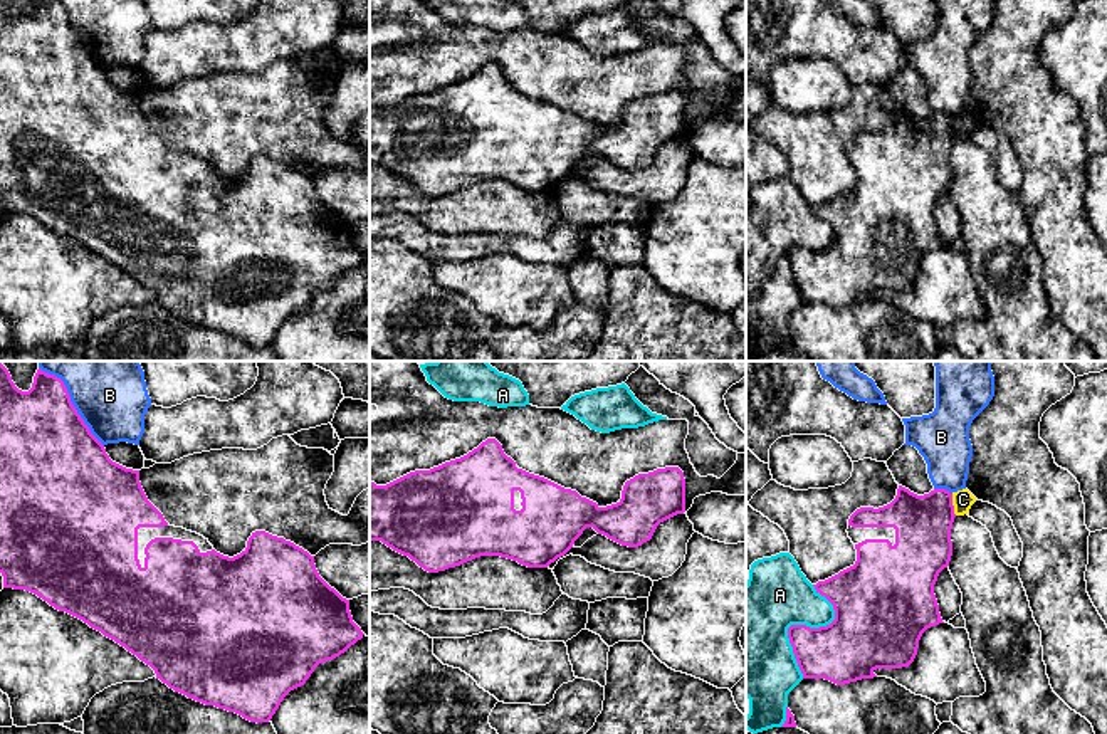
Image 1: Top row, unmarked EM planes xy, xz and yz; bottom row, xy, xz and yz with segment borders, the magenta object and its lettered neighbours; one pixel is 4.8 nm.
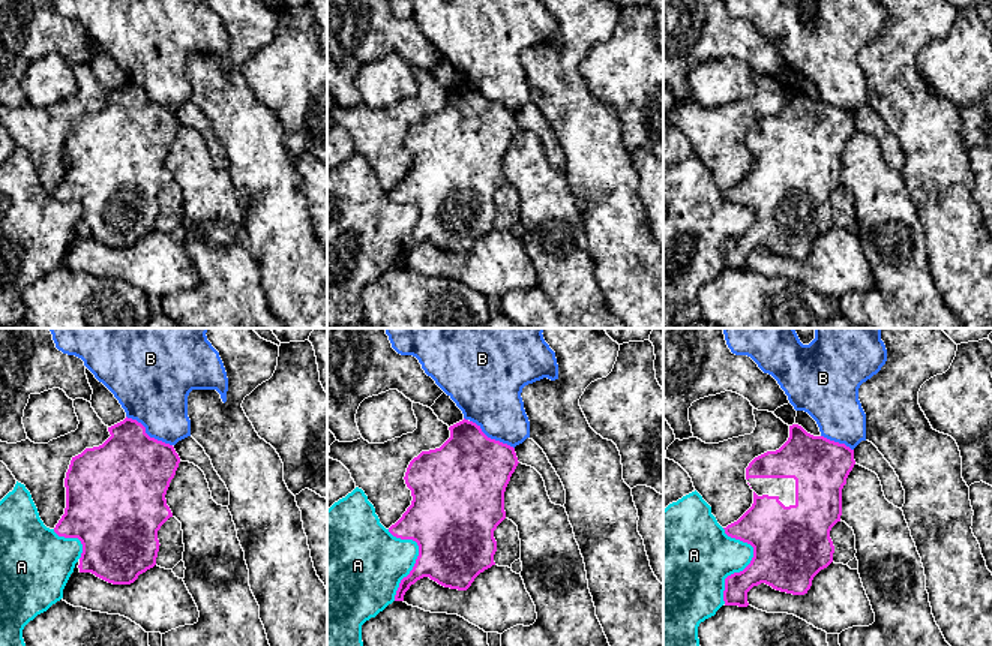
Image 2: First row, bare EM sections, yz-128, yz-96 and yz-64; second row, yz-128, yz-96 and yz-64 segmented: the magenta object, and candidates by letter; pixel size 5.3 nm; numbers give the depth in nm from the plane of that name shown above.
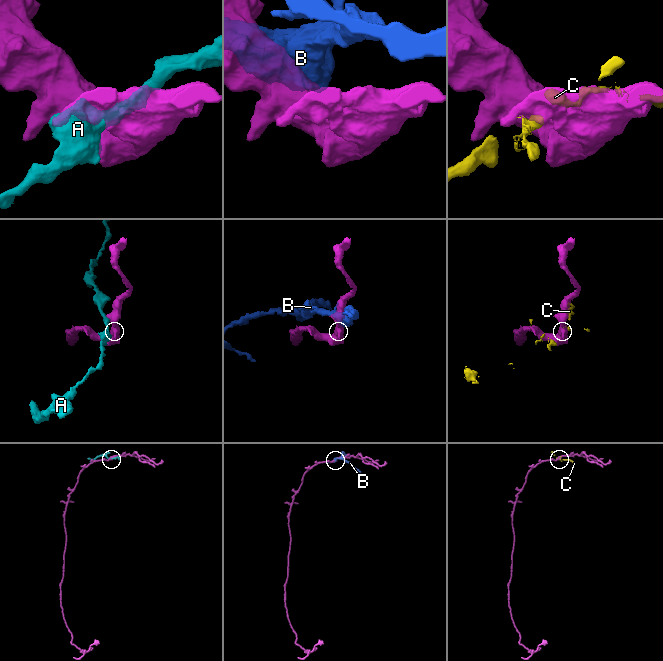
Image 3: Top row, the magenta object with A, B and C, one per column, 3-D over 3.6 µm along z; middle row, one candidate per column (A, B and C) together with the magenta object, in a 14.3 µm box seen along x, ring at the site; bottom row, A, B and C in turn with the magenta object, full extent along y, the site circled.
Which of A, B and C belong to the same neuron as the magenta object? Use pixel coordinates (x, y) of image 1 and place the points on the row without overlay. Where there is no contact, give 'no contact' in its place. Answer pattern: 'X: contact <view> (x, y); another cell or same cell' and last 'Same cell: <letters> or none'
A: contact yz (803, 249); another cell
B: contact xy (76, 34); another cell
C: contact yz (951, 128); another cell
Same cell: none

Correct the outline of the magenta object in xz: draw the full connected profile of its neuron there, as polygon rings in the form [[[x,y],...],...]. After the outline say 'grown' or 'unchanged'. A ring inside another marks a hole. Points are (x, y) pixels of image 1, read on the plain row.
[[[487,62],[460,82],[430,94],[410,96],[386,109],[370,104],[370,165],[381,165],[428,197],[445,195],[480,180],[501,180],[527,191],[548,191],[573,171],[586,151],[593,151],[622,170],[638,171],[652,163],[660,146],[684,136],[685,102],[679,91],[635,99],[625,106],[616,128],[600,131],[576,114],[519,92],[496,62]]]; grown

